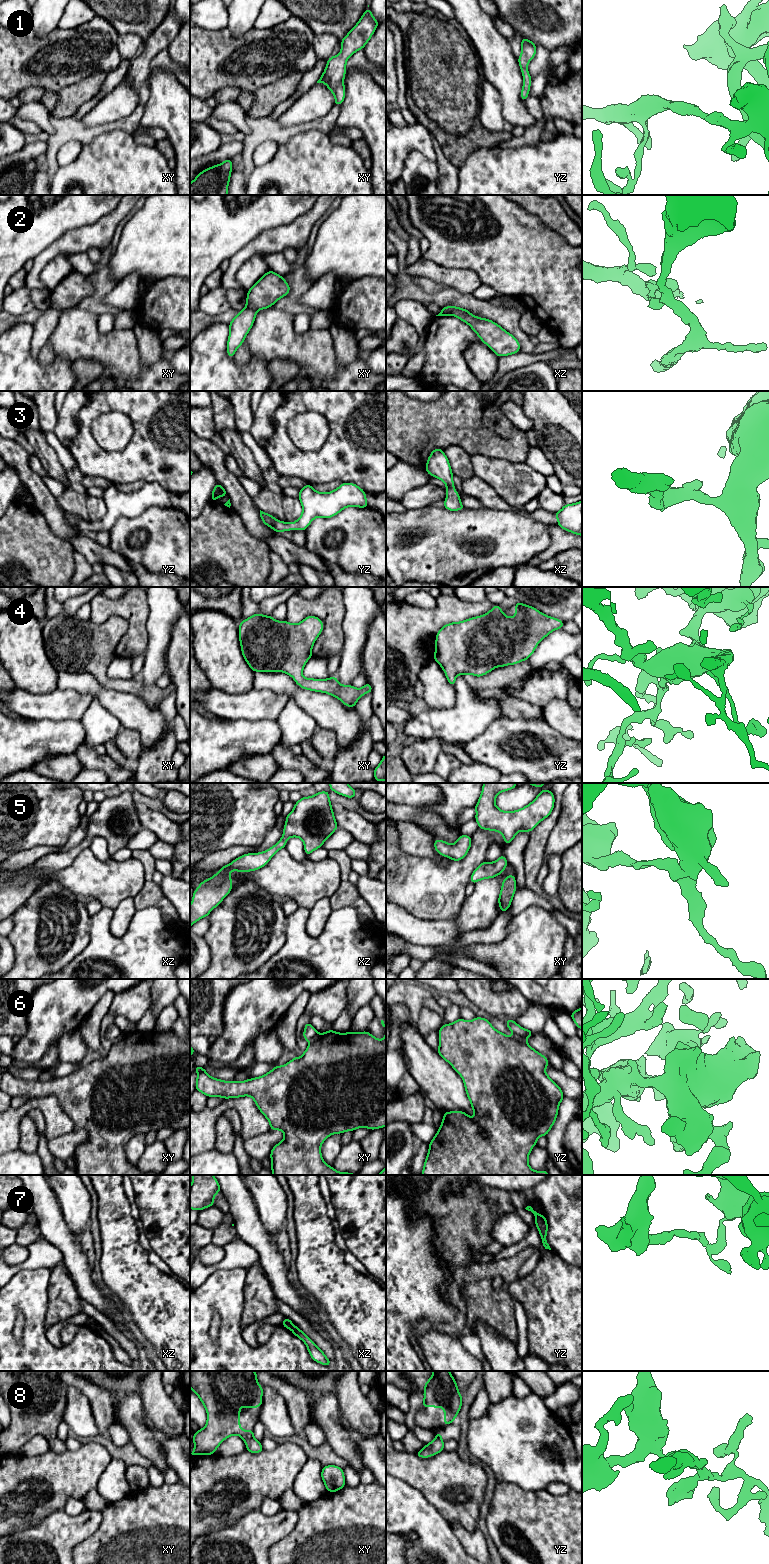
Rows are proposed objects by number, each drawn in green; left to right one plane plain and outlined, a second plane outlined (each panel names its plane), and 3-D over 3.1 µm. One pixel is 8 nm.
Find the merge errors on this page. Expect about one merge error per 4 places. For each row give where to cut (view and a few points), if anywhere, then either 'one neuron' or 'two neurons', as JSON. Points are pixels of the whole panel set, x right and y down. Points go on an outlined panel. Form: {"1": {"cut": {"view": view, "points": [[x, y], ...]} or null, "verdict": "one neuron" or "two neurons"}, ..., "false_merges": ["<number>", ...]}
{"1": {"cut": null, "verdict": "one neuron"}, "2": {"cut": {"view": "xy", "points": [[246, 306], [257, 310]]}, "verdict": "two neurons"}, "3": {"cut": null, "verdict": "one neuron"}, "4": {"cut": null, "verdict": "one neuron"}, "5": {"cut": null, "verdict": "one neuron"}, "6": {"cut": null, "verdict": "one neuron"}, "7": {"cut": {"view": "xz", "points": [[293, 1325], [290, 1329]]}, "verdict": "two neurons"}, "8": {"cut": null, "verdict": "one neuron"}, "false_merges": ["2", "7"]}

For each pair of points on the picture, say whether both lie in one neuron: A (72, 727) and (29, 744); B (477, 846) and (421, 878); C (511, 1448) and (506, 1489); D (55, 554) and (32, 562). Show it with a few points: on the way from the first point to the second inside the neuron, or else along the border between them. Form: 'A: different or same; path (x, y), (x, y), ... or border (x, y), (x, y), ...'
A: same; path (61, 737), (40, 739)
B: same; path (468, 862), (452, 878), (437, 878)
C: different; border (498, 1481), (514, 1482), (529, 1491)
D: same; path (49, 559), (38, 559)

